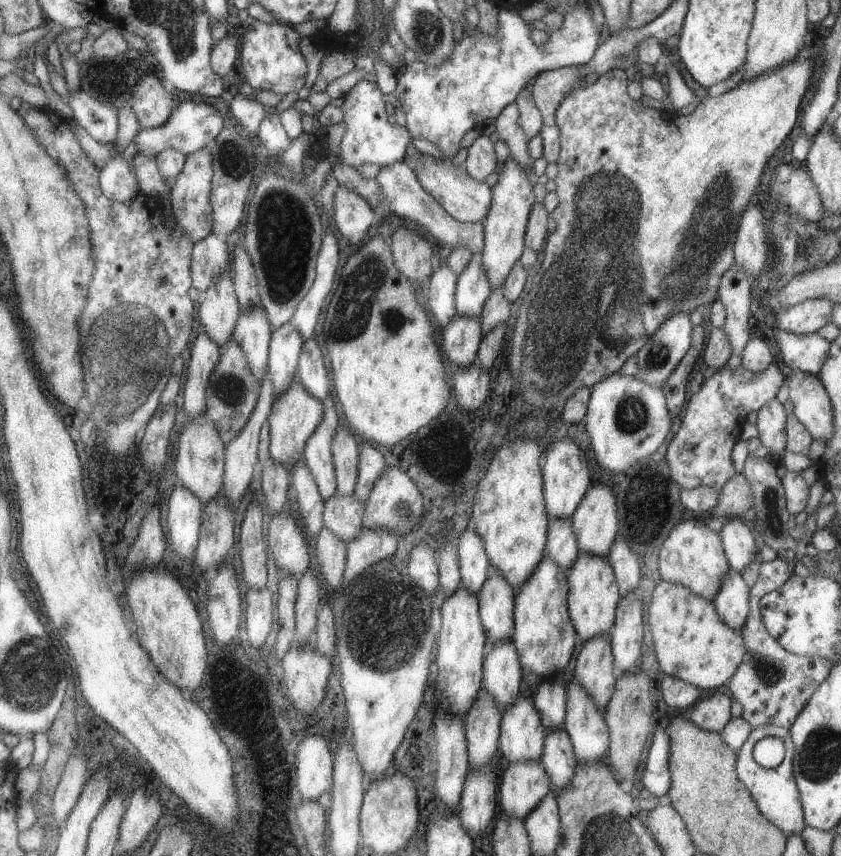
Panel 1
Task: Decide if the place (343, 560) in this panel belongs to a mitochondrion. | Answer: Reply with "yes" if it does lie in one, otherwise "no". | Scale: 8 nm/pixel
no

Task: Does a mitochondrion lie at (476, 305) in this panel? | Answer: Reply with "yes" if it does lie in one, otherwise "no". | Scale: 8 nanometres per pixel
no

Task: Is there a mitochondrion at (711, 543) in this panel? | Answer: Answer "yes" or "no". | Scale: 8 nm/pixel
no

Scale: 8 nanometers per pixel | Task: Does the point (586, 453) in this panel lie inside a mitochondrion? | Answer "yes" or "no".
no

